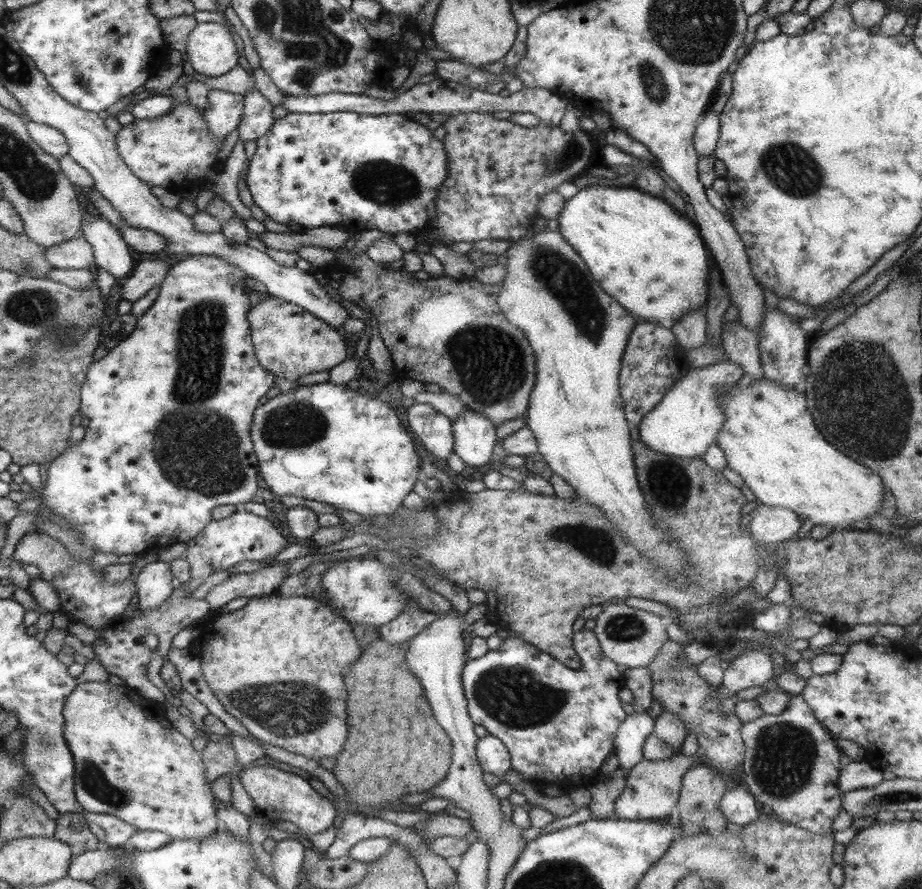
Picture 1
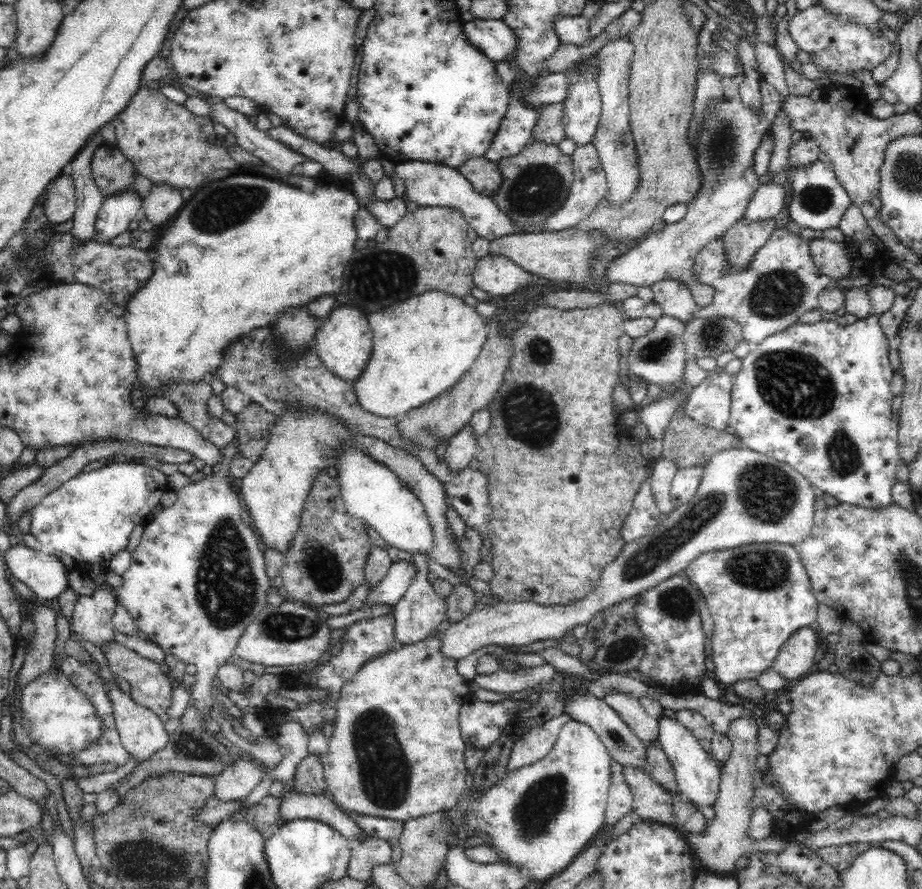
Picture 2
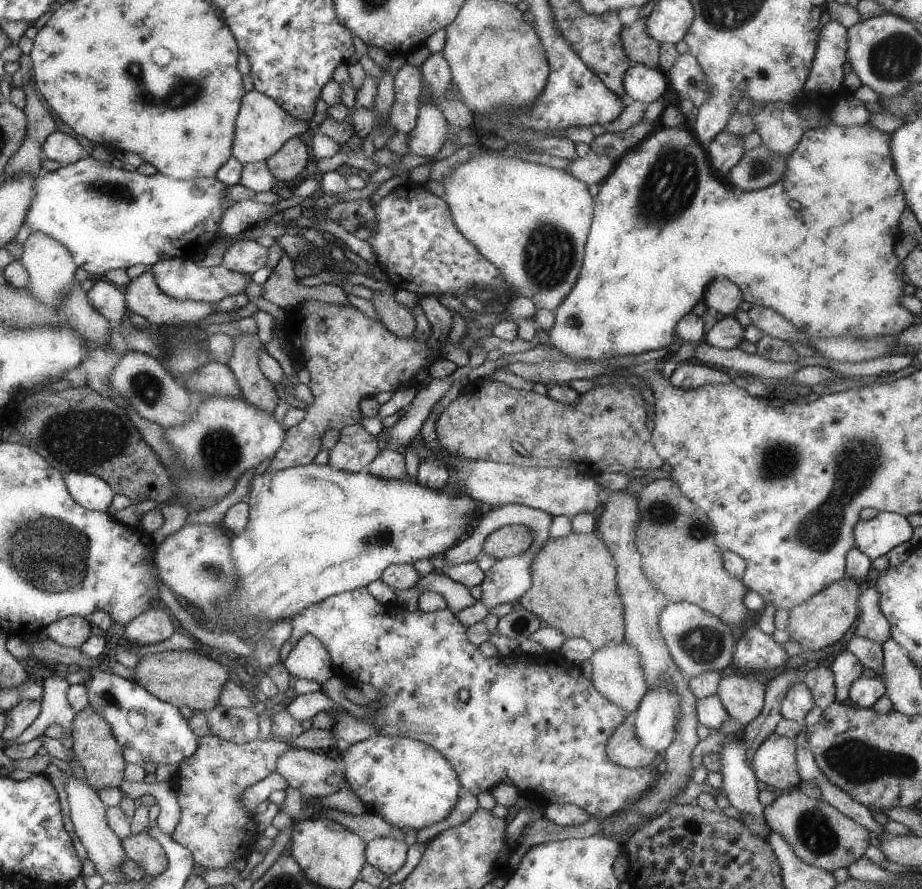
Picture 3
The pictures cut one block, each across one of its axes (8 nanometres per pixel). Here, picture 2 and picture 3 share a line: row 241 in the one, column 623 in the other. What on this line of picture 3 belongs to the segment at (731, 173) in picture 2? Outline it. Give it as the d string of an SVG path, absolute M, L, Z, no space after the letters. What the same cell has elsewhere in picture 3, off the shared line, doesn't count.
M621 642L621 644L607 644L605 648L595 650L587 664L587 676L601 696L605 696L609 702L613 702L625 712L625 720L633 720L633 714L637 712L639 702L649 690L643 670L639 666L639 654L635 648Z

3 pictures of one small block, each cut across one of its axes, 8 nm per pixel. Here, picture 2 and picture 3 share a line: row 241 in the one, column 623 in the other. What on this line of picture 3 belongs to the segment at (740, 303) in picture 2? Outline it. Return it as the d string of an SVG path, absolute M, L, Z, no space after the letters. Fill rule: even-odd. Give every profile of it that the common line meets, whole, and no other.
M355 588L351 592L343 592L343 594L337 594L337 596L331 596L327 598L325 602L319 602L315 606L309 606L307 610L301 610L301 614L295 614L291 618L293 622L293 628L291 628L291 636L287 638L287 642L281 646L281 652L283 656L287 656L293 646L297 644L297 640L303 636L303 634L313 634L321 644L323 648L327 650L327 654L331 656L333 660L333 670L337 676L345 678L347 682L351 684L369 684L373 686L375 690L379 690L383 694L379 706L375 708L375 716L369 718L367 722L375 724L379 728L379 734L381 736L397 736L397 738L411 738L411 740L417 740L417 742L423 742L423 744L429 744L433 746L435 750L439 750L451 764L453 764L453 772L457 772L457 778L461 782L461 788L467 790L469 794L479 794L483 790L493 790L497 784L501 784L503 780L509 780L511 784L515 784L521 792L521 796L527 796L531 800L535 800L537 804L541 804L543 808L549 806L549 804L573 804L573 806L581 806L589 816L597 816L597 818L605 818L605 816L613 816L625 808L629 808L651 784L653 784L653 774L657 772L655 770L655 764L647 766L647 768L637 768L637 770L627 770L627 768L621 768L621 766L615 766L613 762L607 760L607 754L605 754L605 742L607 738L613 734L615 728L619 728L619 724L625 722L625 712L615 706L613 702L609 702L605 696L601 696L593 682L589 680L587 672L585 674L577 674L577 672L569 672L567 666L569 662L561 660L561 656L555 656L555 654L539 654L539 656L527 656L527 654L521 654L521 652L515 652L507 658L503 656L495 656L495 658L483 658L483 654L477 650L477 646L471 646L465 638L465 630L457 616L451 614L449 608L445 610L437 610L437 612L423 612L423 610L413 610L413 612L407 612L407 610L399 610L395 608L395 612L389 612L385 614L385 608L379 606L379 602L375 602L373 596L367 594L365 588ZM459 690L469 690L469 700L467 702L461 702L459 700Z

